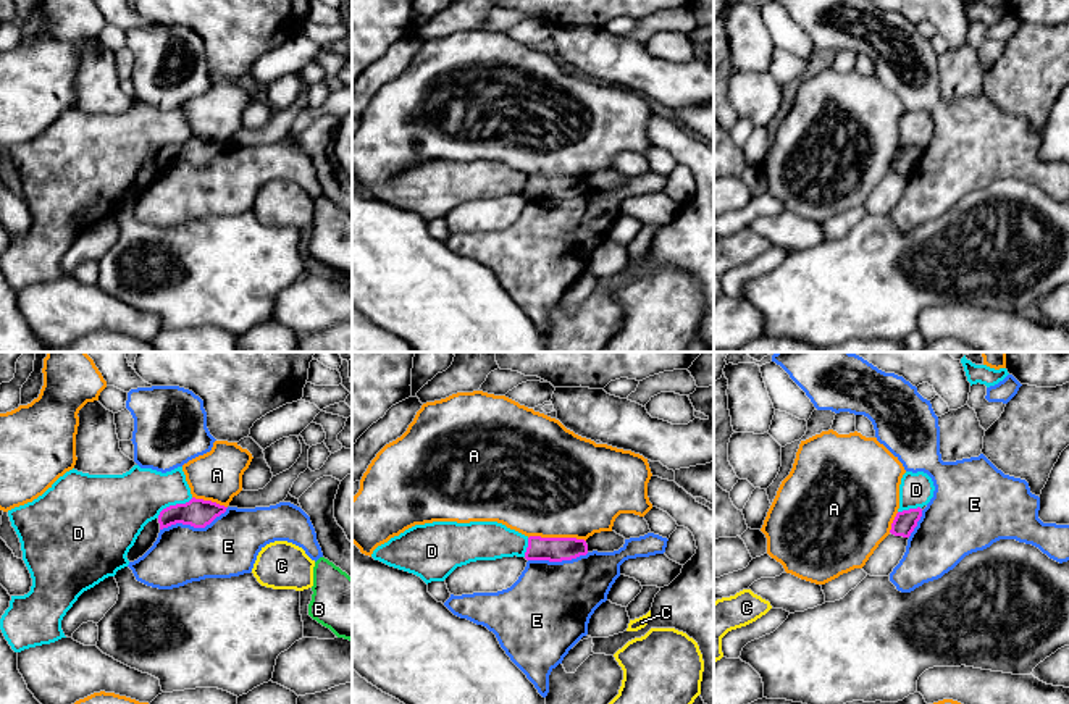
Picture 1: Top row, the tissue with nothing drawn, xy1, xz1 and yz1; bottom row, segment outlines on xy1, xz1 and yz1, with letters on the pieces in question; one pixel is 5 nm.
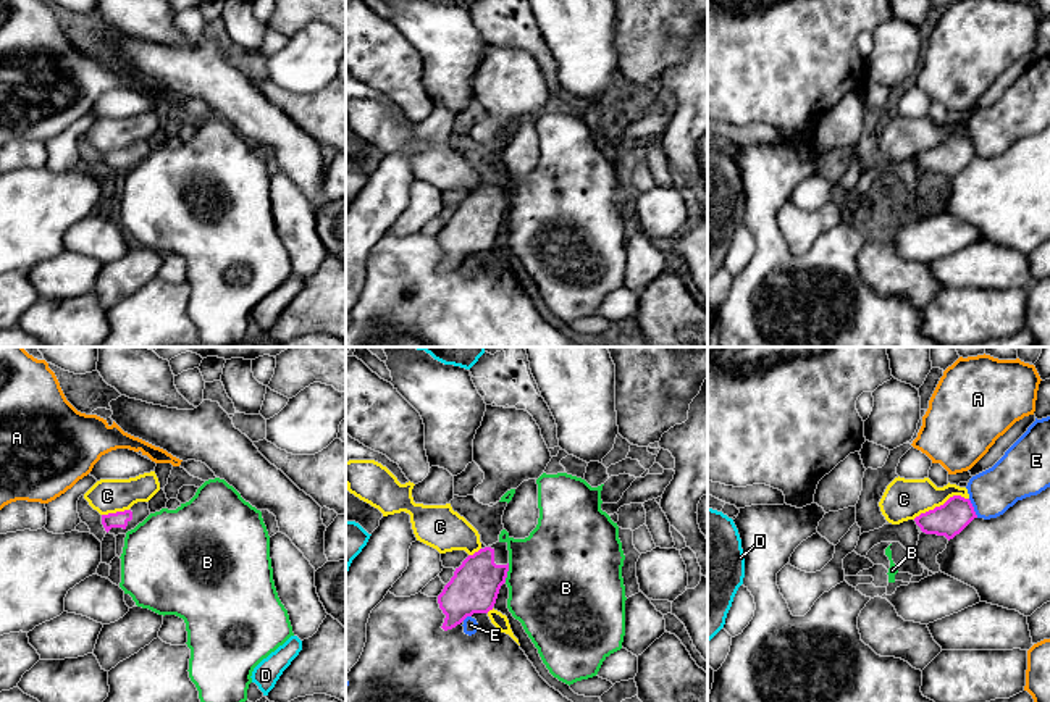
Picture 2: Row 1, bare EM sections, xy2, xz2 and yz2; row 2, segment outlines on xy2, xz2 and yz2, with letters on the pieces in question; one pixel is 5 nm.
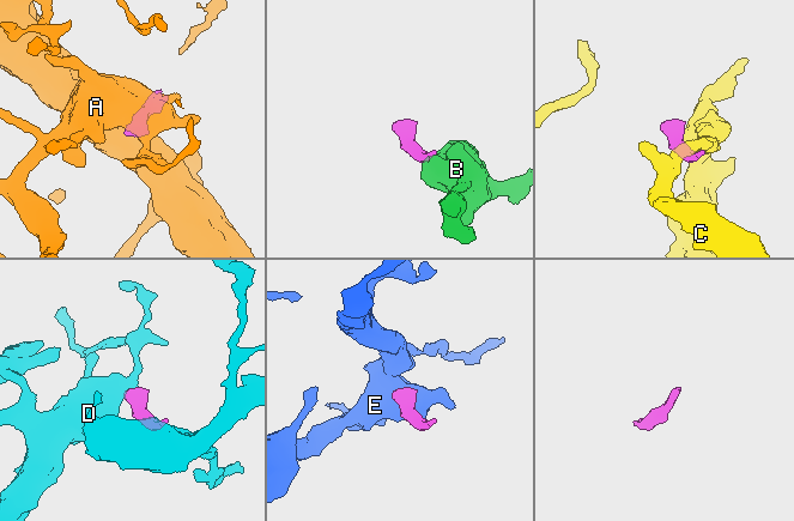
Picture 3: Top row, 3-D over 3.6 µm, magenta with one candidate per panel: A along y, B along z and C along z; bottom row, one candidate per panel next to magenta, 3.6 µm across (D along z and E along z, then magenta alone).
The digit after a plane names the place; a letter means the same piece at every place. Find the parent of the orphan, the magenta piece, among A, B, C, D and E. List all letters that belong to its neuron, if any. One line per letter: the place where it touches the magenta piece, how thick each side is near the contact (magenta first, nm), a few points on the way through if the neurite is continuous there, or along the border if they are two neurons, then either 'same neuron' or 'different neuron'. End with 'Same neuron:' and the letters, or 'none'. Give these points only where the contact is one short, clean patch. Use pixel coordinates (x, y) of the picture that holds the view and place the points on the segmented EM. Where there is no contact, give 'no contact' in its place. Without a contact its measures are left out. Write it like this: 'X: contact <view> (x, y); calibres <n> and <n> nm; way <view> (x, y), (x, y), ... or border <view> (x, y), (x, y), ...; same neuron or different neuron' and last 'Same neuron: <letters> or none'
A: contact xz1 (557, 538); calibres 130 and 500 nm; different neuron
B: contact xz2 (506, 573); calibres 240 and 480 nm; border xz2 (509, 564), (504, 581); different neuron
C: contact yz2 (940, 505); calibres 160 and 200 nm; border yz2 (968, 497), (950, 496), (942, 504), (913, 518); different neuron
D: contact xy1 (173, 506); calibres 140 and 300 nm; border xy1 (192, 498), (167, 506), (157, 517); different neuron
E: contact xy1 (194, 527); calibres 140 and 300 nm; different neuron
Same neuron: none

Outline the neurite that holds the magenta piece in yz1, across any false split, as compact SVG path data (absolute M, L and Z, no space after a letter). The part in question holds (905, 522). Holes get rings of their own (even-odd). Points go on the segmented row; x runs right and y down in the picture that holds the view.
M920 507L898 512L891 523L890 533L895 536L909 538L914 528L917 526L920 517L922 517Z

